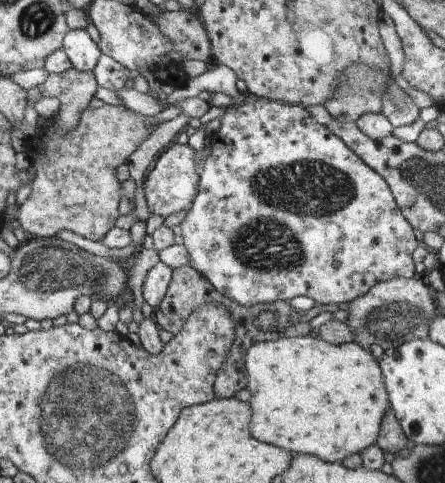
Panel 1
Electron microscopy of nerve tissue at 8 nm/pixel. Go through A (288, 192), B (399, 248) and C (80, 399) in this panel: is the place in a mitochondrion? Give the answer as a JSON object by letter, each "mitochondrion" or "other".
{"A":"mitochondrion","B":"other","C":"mitochondrion"}

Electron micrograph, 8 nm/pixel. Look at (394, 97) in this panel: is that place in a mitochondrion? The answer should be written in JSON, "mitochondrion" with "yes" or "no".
{"mitochondrion":"yes"}

